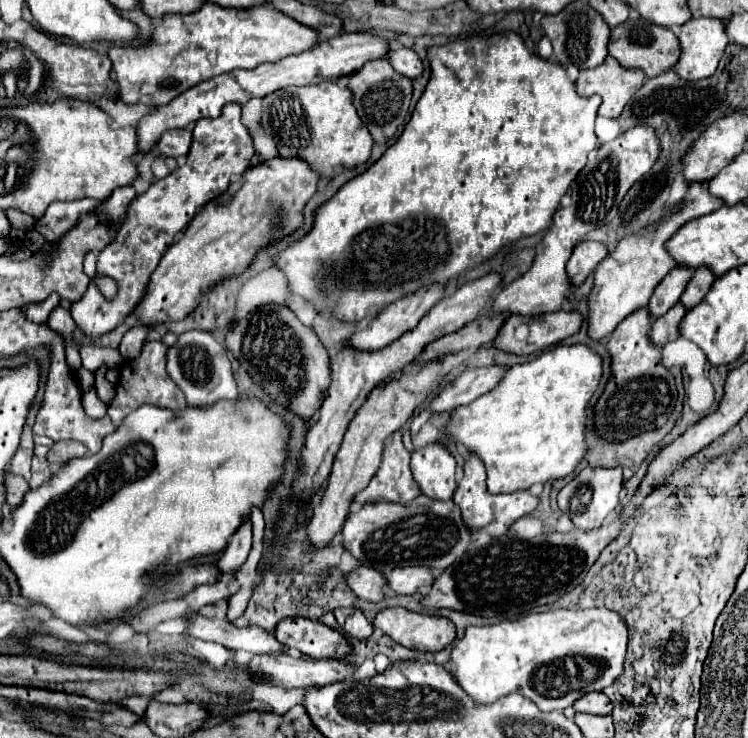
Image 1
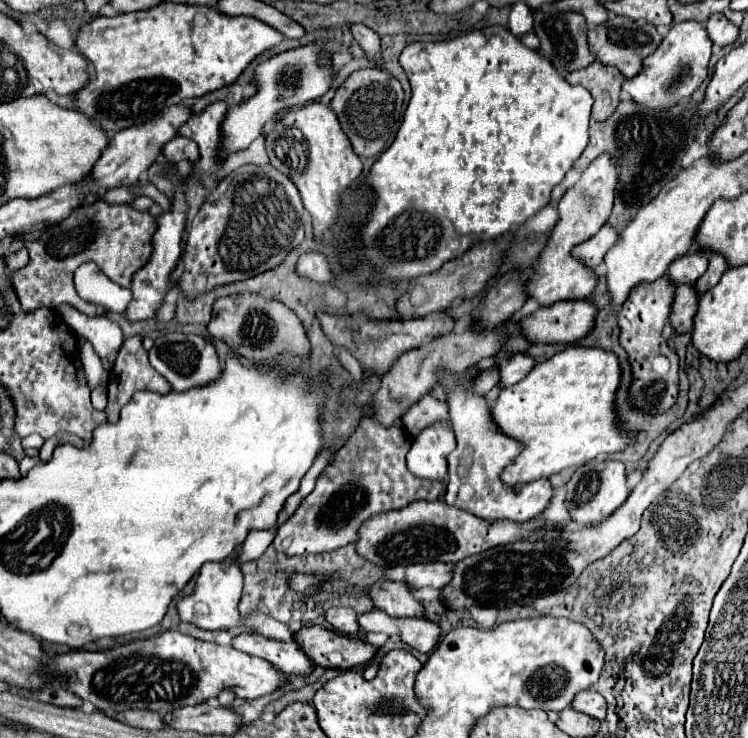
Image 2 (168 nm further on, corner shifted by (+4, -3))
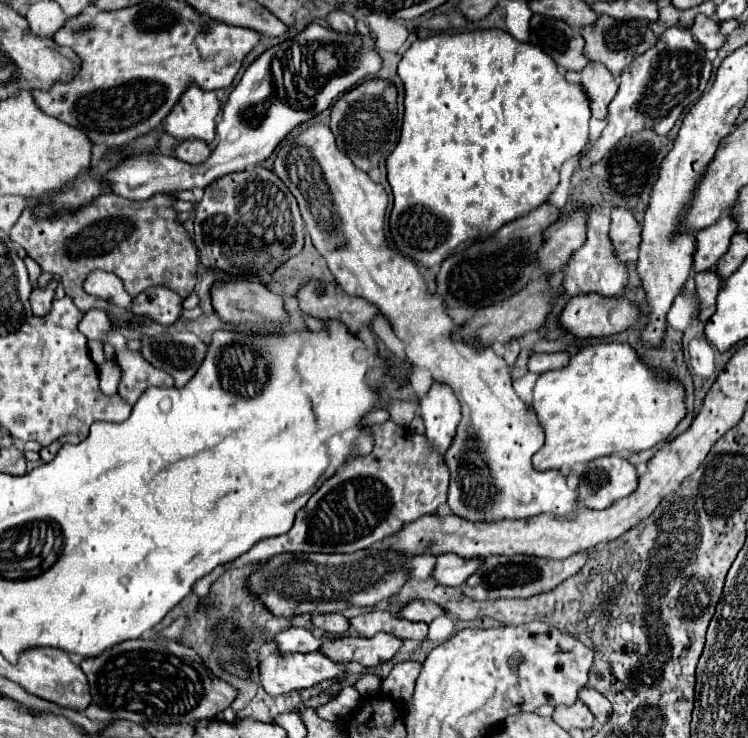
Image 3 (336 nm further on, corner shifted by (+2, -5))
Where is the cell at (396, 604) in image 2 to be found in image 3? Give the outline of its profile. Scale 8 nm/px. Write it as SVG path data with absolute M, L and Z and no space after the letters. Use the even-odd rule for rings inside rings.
M413 599L409 601L405 607L401 607L401 617L409 619L409 621L423 621L423 623L431 623L435 617L443 615L445 611L433 603L433 601L423 601L423 599Z

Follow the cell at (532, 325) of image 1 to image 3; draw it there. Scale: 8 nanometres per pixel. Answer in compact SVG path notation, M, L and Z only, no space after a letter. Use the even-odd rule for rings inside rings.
M581 293L577 297L571 297L571 301L565 305L565 309L559 315L561 327L577 337L577 339L589 339L589 337L607 337L625 331L637 321L637 307L631 305L625 297L603 297L597 293Z

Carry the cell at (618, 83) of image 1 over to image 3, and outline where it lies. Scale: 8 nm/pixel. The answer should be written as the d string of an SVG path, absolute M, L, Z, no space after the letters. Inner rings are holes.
M589 63L583 71L573 73L569 71L565 75L569 83L577 83L585 89L589 103L591 103L591 113L595 119L605 119L607 117L607 107L611 99L617 93L617 81L615 77L607 71L605 65L601 63Z

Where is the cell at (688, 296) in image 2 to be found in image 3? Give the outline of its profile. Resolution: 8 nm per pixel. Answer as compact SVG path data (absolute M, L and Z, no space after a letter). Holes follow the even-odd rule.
M713 269L697 273L693 279L695 279L697 297L699 297L699 315L697 315L697 319L701 323L705 323L715 311L715 297L719 293L721 279L717 279L717 273Z

